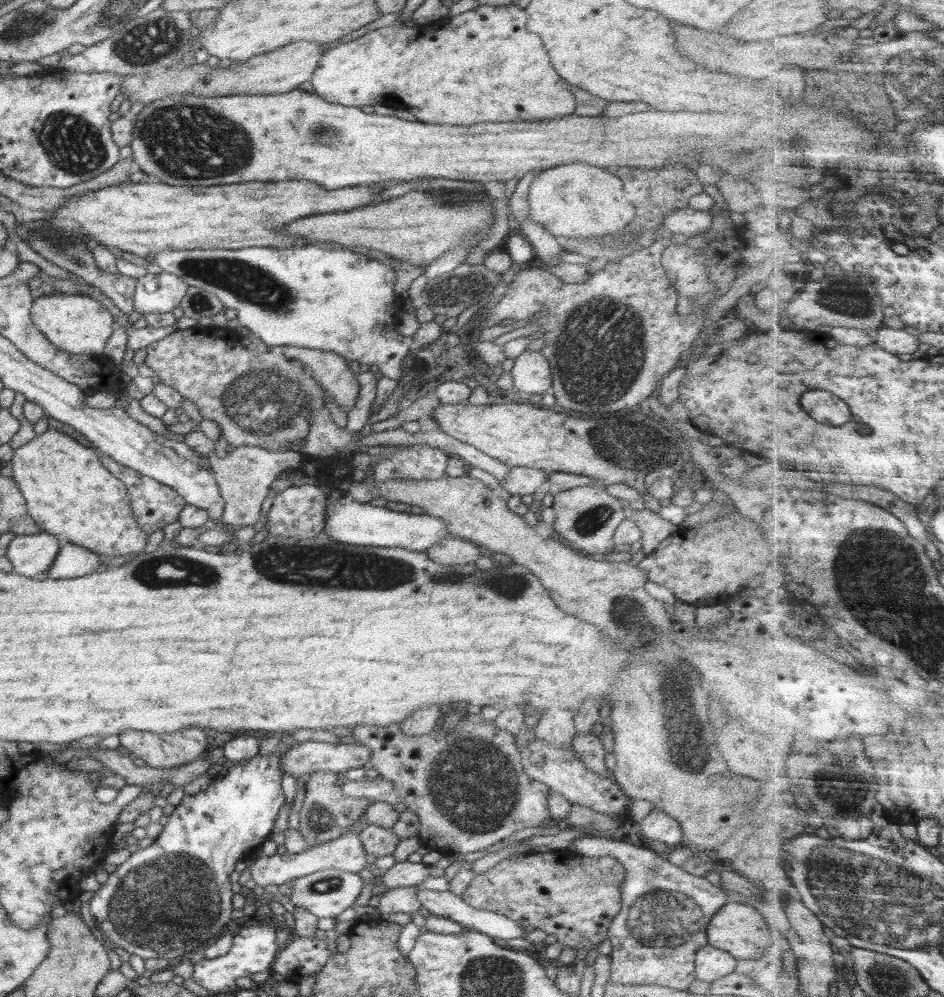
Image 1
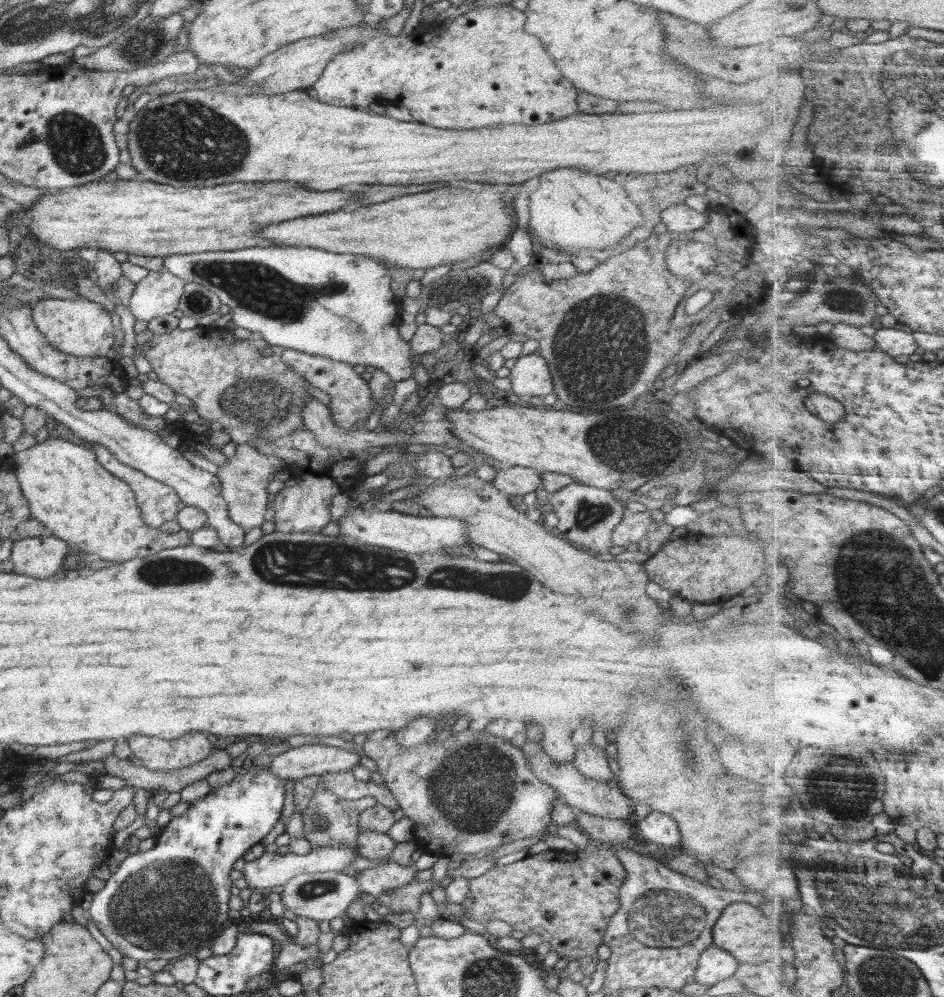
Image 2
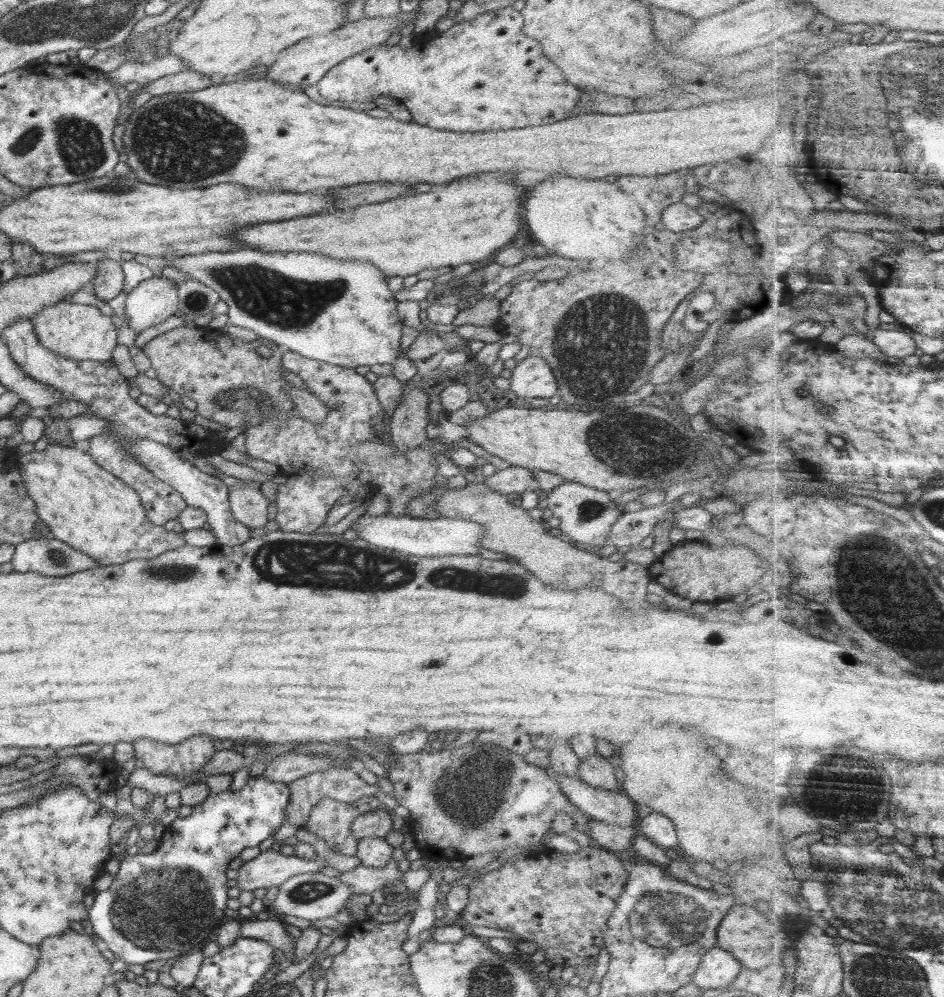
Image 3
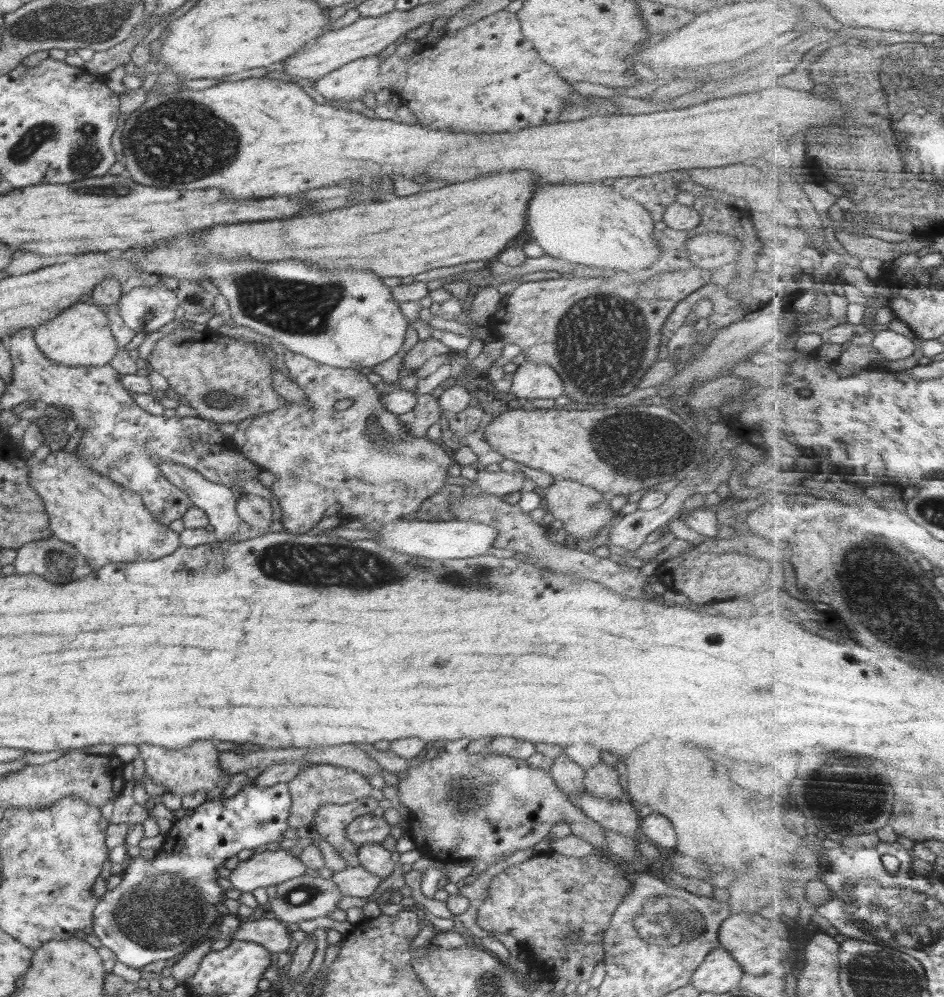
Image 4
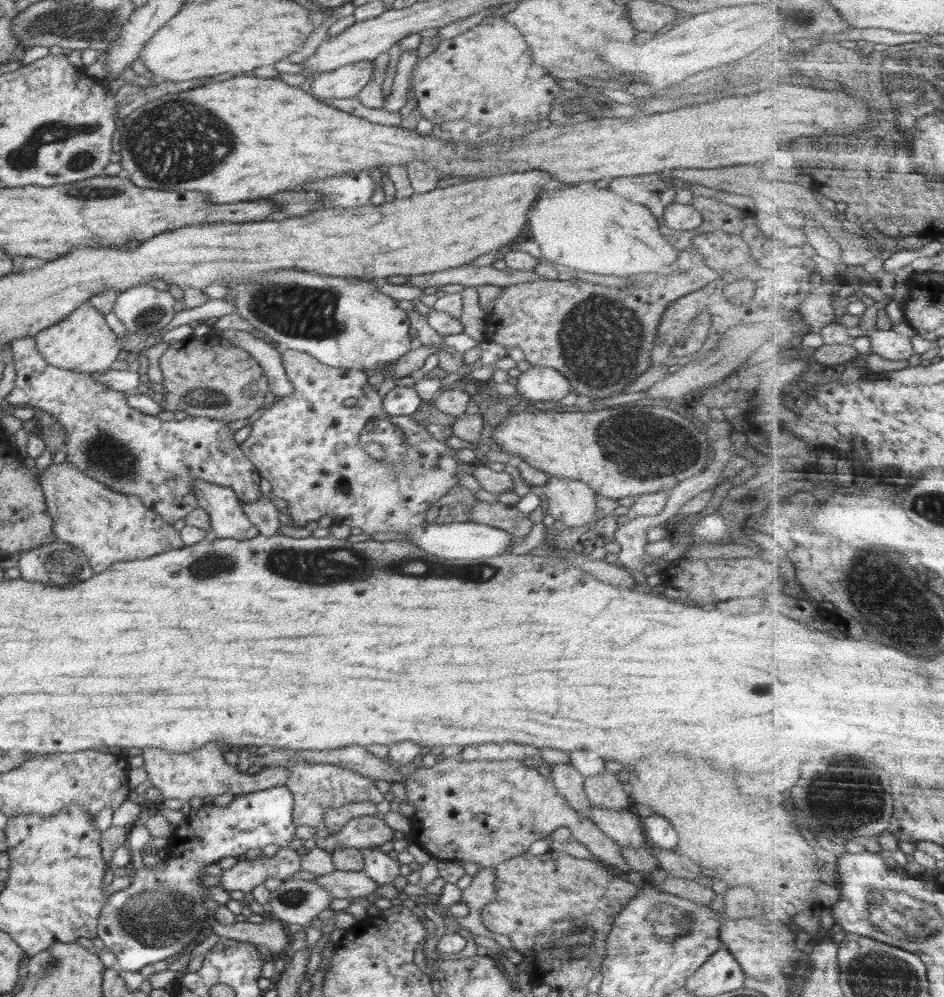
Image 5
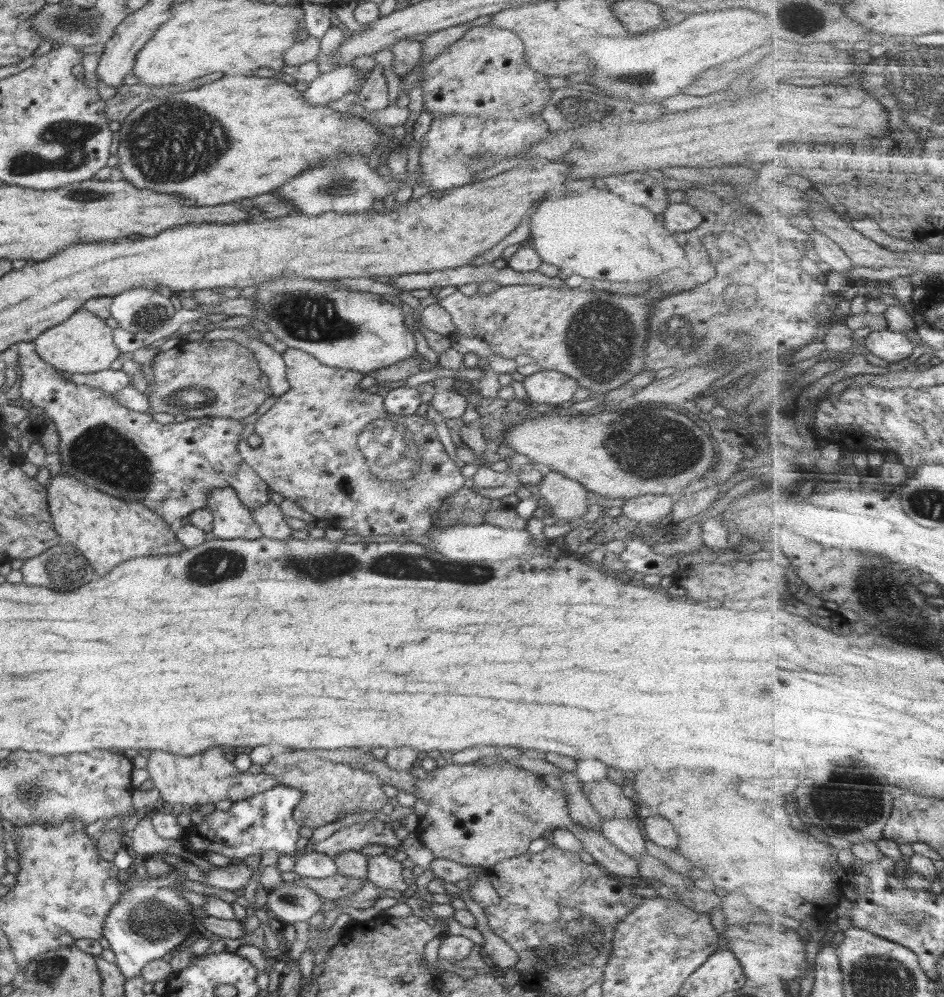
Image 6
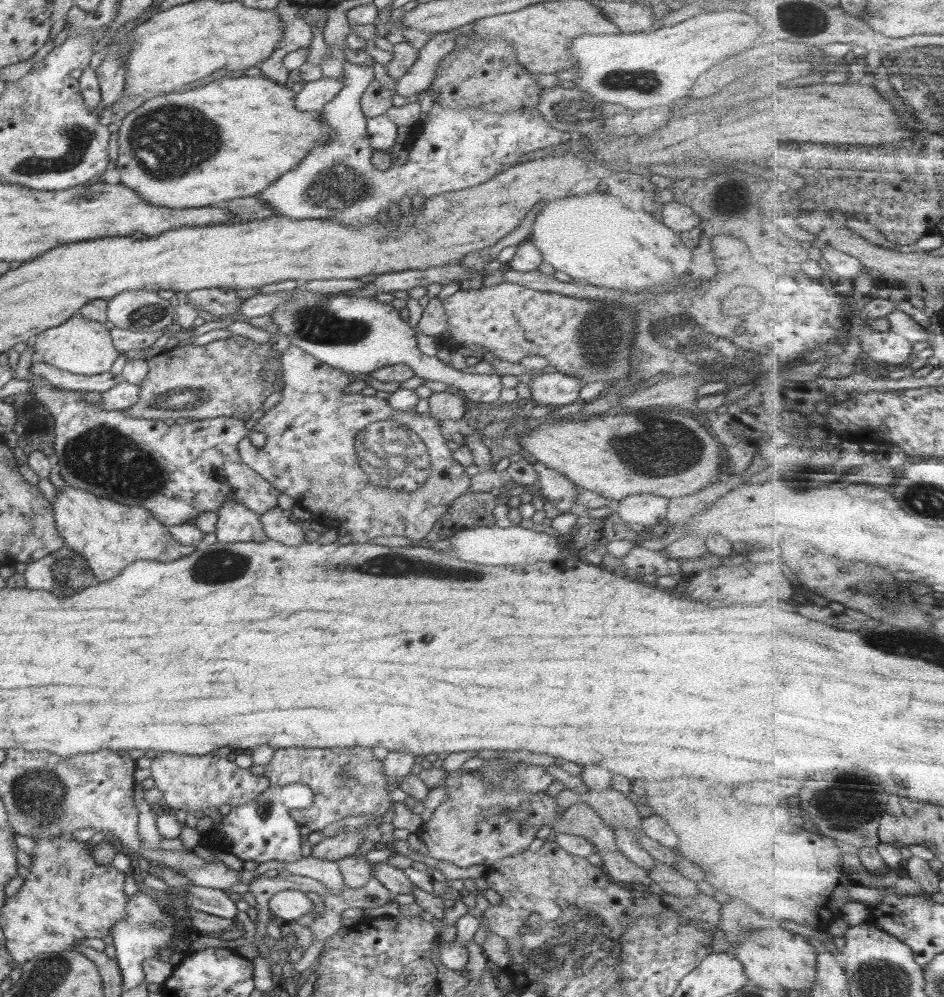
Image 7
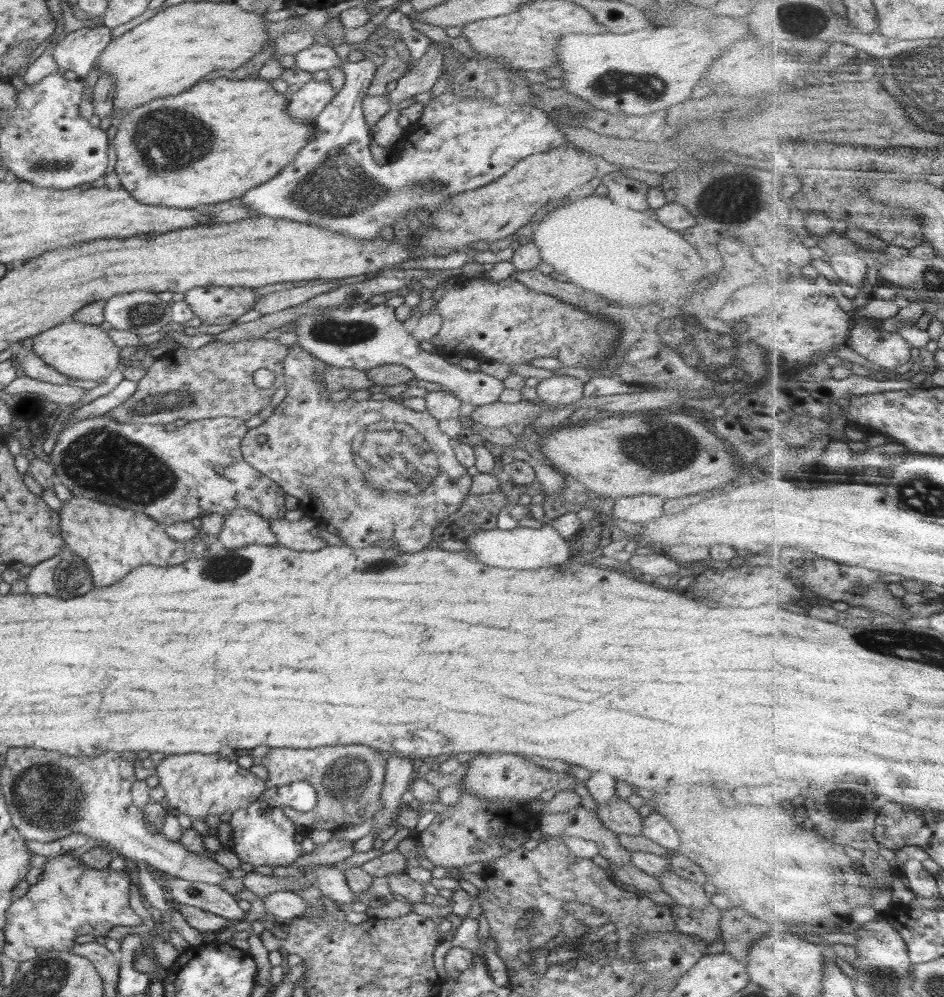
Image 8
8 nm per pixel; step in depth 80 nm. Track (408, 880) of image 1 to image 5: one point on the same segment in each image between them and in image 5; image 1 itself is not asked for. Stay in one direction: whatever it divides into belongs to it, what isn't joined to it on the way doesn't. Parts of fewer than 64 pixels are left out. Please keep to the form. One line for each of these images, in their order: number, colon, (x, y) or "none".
2: (373, 881)
3: (363, 880)
4: (352, 881)
5: (340, 884)

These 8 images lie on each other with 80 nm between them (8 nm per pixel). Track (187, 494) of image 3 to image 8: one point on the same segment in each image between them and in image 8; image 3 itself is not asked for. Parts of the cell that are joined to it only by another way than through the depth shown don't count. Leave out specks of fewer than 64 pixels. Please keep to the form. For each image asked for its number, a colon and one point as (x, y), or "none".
4: (218, 501)
5: (225, 509)
6: (232, 519)
7: (236, 523)
8: (242, 527)

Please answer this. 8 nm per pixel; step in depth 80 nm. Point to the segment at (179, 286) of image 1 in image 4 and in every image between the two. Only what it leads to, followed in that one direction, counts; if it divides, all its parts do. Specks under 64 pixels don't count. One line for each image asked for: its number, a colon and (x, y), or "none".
2: (156, 294)
3: (155, 299)
4: (144, 308)

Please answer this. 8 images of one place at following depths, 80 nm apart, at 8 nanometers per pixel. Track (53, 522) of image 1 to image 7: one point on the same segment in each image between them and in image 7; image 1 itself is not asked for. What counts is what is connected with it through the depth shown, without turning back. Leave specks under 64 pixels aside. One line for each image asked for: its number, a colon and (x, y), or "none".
2: (77, 500)
3: (83, 505)
4: (105, 522)
5: (107, 527)
6: (106, 530)
7: (108, 535)

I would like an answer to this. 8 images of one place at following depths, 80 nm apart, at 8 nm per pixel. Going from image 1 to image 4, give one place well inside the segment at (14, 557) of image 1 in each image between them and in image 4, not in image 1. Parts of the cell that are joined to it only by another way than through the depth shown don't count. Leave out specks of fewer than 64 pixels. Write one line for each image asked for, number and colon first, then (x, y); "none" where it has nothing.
2: (43, 557)
3: (51, 557)
4: (55, 561)

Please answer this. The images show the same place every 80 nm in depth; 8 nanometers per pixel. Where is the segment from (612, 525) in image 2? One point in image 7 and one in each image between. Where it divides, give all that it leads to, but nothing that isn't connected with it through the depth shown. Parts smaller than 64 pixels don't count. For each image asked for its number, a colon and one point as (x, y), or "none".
3: (587, 514)
4: (584, 511)
5: (573, 502)
6: (568, 500)
7: (556, 488)

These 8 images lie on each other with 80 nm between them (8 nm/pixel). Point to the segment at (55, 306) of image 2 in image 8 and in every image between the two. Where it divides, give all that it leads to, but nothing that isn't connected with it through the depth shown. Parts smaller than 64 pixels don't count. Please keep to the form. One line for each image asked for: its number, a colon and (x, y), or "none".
3: (81, 332)
4: (80, 335)
5: (82, 342)
6: (83, 343)
7: (80, 346)
8: (79, 350)

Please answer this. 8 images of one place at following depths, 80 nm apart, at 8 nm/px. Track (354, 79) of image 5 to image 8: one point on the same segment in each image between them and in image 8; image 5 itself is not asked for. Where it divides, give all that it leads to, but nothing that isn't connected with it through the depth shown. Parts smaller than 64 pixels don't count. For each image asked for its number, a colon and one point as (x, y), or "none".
6: (328, 87)
7: (316, 94)
8: (305, 105)

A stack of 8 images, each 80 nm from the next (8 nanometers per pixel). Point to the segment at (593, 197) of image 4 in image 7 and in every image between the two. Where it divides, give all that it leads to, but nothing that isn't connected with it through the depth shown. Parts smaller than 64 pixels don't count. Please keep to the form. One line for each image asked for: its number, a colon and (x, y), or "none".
5: (595, 231)
6: (596, 234)
7: (595, 239)

